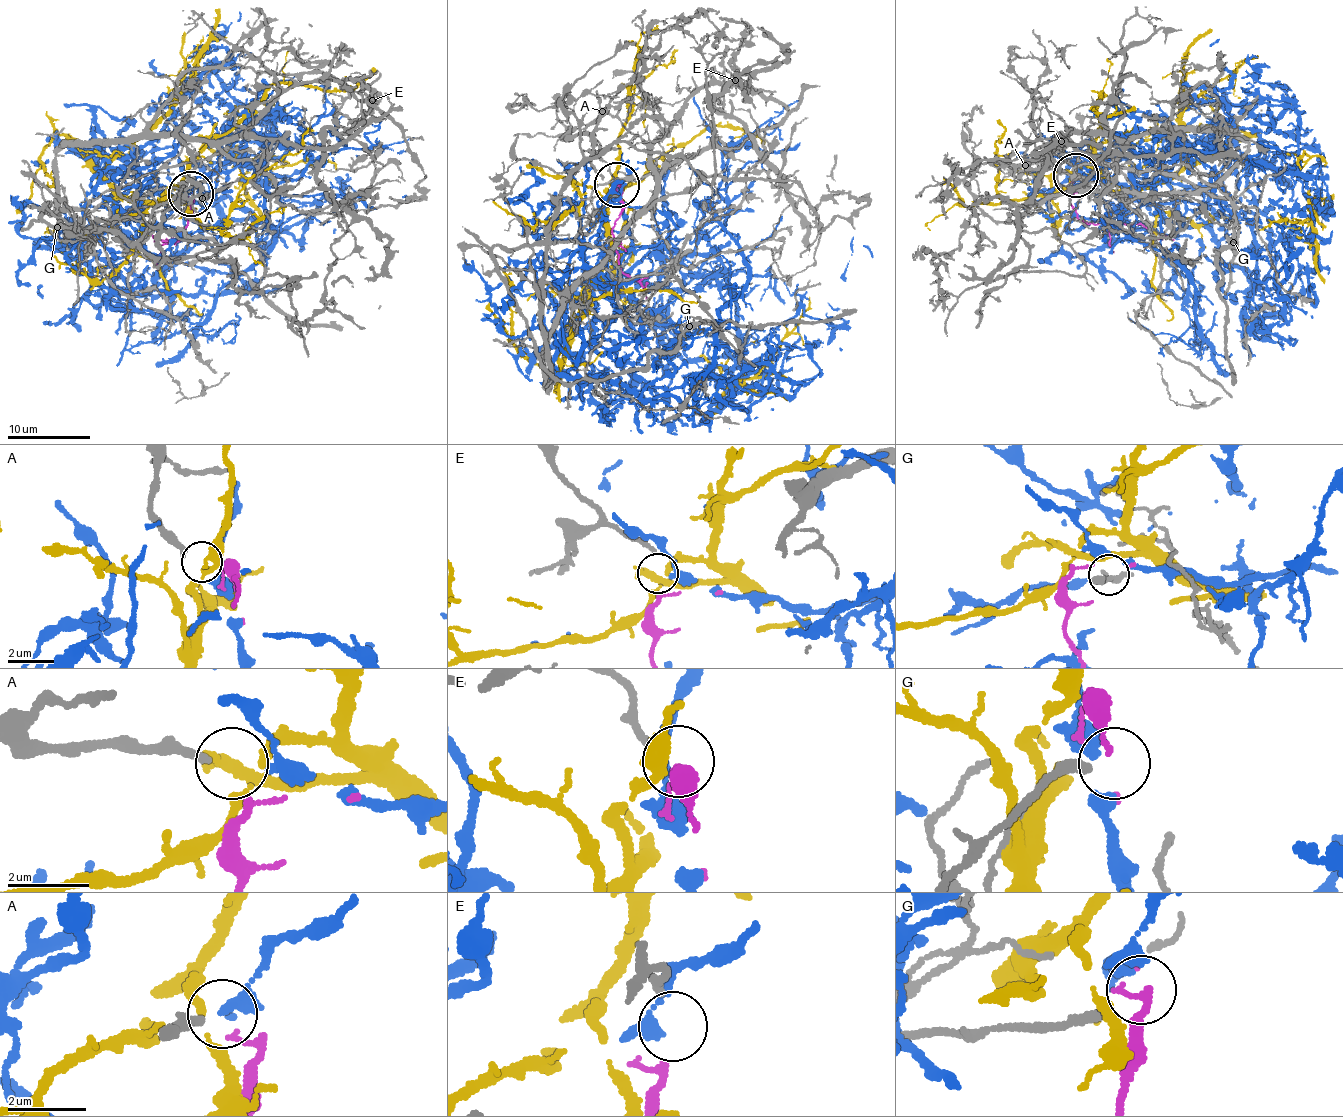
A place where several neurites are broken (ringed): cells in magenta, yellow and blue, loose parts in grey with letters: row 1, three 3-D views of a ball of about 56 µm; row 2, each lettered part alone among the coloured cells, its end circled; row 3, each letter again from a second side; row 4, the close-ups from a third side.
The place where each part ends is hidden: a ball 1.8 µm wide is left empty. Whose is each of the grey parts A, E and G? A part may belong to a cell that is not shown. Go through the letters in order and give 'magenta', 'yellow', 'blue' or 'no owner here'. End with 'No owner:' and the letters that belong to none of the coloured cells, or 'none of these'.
A: blue
E: magenta
G: no owner here
No owner: G

